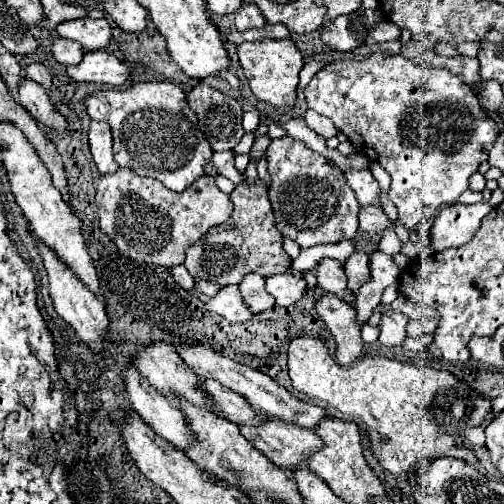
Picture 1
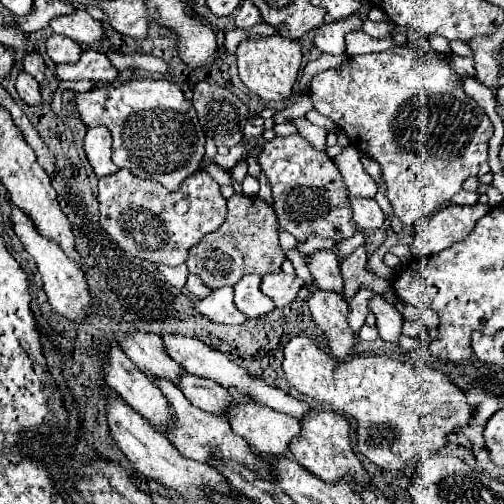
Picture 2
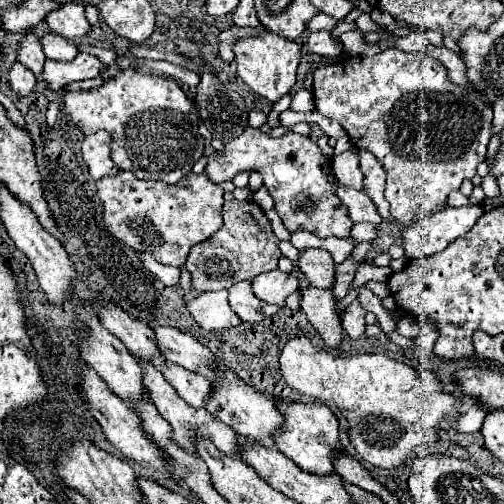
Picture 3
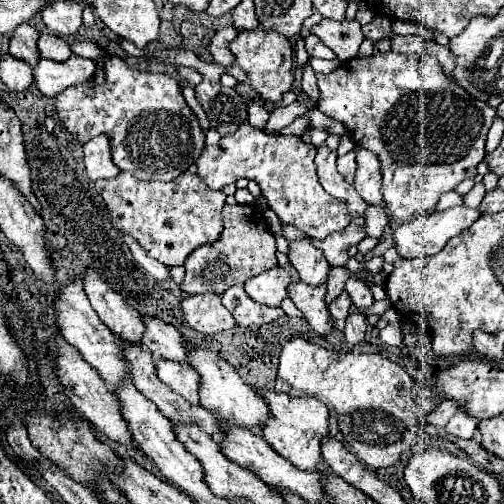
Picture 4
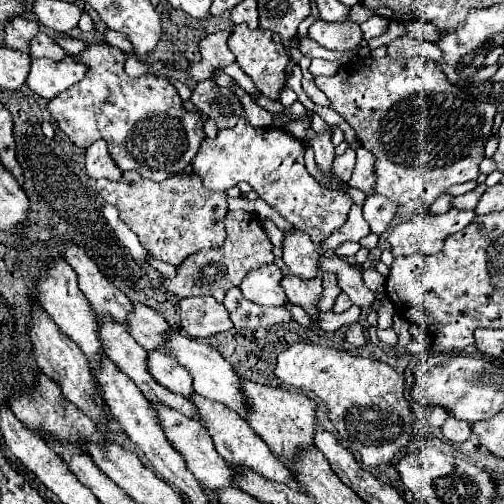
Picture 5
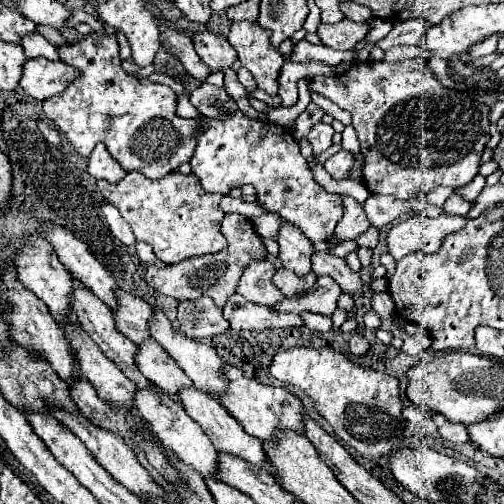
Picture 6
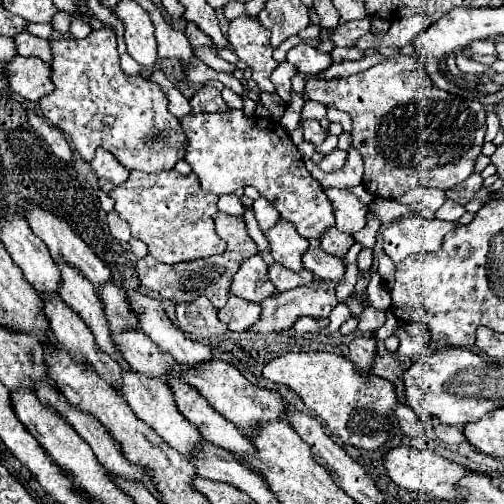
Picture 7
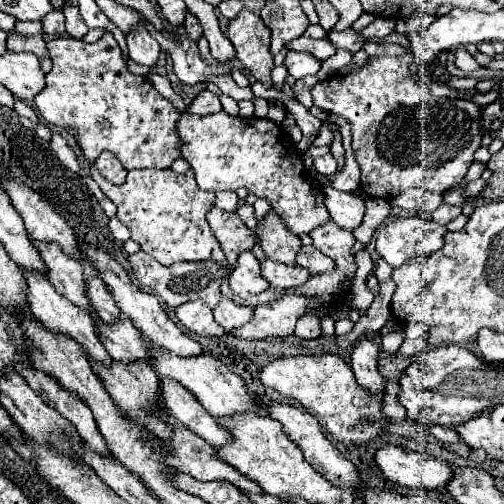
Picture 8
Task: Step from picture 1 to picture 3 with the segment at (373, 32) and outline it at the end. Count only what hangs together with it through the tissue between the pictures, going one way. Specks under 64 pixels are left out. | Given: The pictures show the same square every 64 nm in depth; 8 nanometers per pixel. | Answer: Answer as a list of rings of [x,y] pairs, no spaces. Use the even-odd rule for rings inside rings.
[[[360,14],[358,16],[358,20],[356,20],[356,26],[358,26],[358,30],[360,32],[374,32],[374,30],[378,30],[378,24],[370,18],[370,14]]]

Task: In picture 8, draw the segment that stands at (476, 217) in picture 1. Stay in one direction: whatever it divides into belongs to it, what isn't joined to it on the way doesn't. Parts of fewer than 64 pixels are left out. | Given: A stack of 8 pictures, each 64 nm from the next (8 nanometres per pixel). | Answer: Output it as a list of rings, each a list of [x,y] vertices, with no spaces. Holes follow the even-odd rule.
[[[420,216],[388,218],[376,230],[376,252],[392,266],[398,268],[410,258],[430,256],[444,244],[446,226]]]

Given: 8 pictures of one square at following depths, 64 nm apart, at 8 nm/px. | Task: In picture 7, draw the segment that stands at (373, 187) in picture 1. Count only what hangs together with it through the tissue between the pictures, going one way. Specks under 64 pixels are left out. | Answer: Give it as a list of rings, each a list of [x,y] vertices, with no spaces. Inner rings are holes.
[[[336,148],[334,152],[326,154],[326,156],[318,162],[318,168],[320,168],[322,172],[334,172],[334,170],[340,170],[340,168],[344,166],[344,162],[346,162],[346,152]]]

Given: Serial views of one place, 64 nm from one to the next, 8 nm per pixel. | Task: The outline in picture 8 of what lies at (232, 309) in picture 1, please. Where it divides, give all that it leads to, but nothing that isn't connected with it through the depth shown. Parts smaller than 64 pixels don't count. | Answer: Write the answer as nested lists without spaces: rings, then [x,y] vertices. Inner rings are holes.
[[[202,300],[180,304],[176,308],[176,316],[190,332],[198,336],[222,336],[224,334],[224,328],[216,324],[212,310]]]

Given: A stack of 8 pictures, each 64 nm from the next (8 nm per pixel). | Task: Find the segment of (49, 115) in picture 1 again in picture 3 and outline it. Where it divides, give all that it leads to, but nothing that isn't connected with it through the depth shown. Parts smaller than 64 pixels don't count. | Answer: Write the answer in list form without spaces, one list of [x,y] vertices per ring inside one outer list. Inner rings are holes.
[[[14,62],[10,72],[8,72],[8,82],[12,86],[12,90],[16,90],[22,96],[30,96],[34,90],[34,74],[28,72],[28,68],[24,68],[20,62]]]

